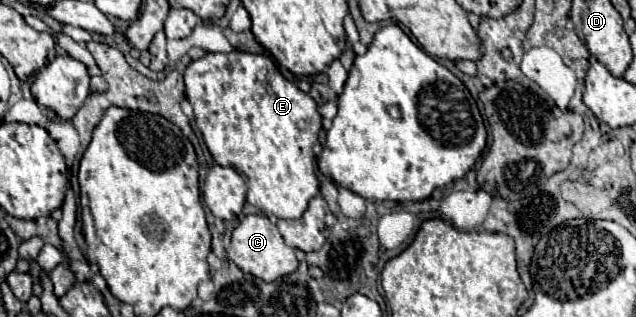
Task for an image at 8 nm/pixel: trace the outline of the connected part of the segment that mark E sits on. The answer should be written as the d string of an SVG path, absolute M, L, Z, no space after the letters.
M232 51L206 53L184 71L186 99L190 101L196 125L212 159L222 167L232 167L248 181L248 203L278 219L300 219L312 197L318 195L318 179L314 175L314 143L322 129L322 117L316 101L290 83L268 55Z

